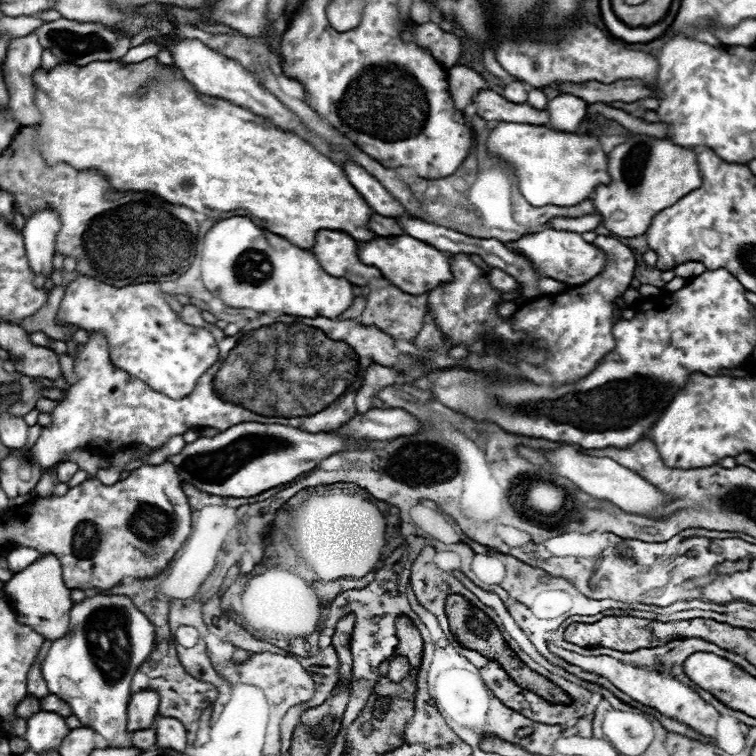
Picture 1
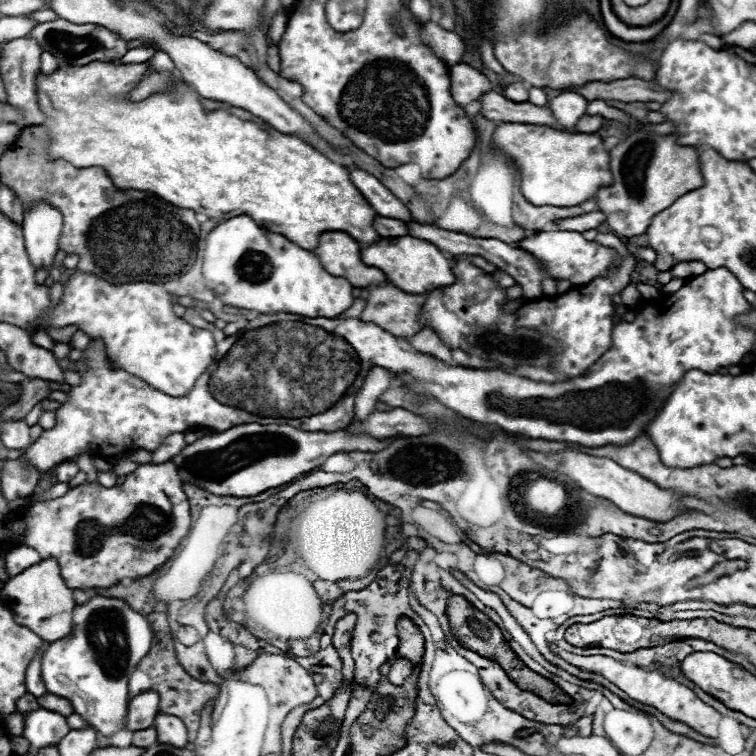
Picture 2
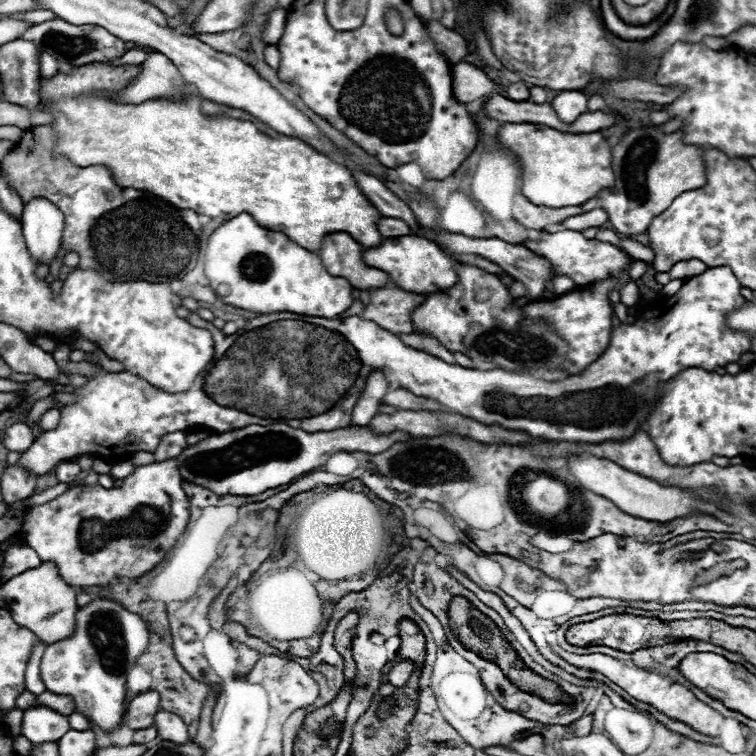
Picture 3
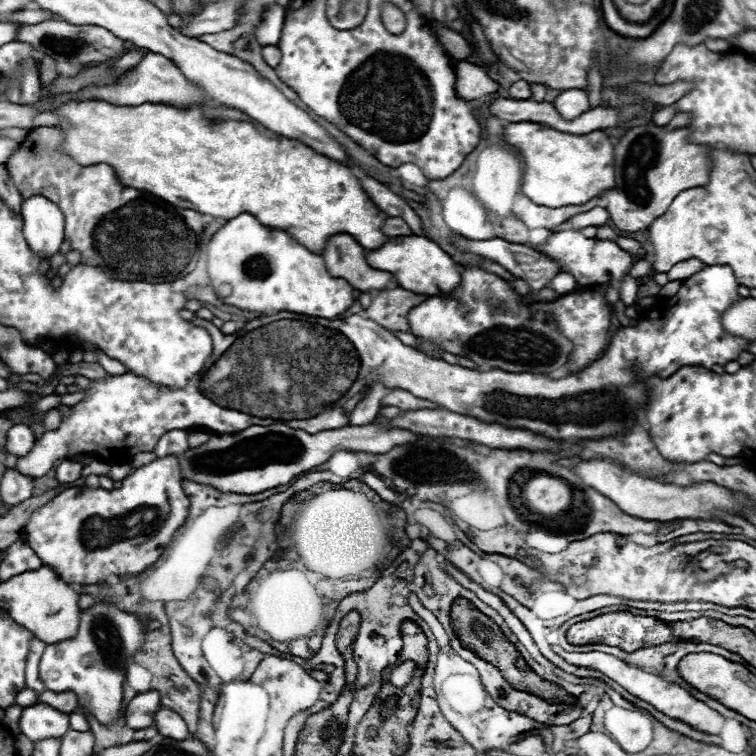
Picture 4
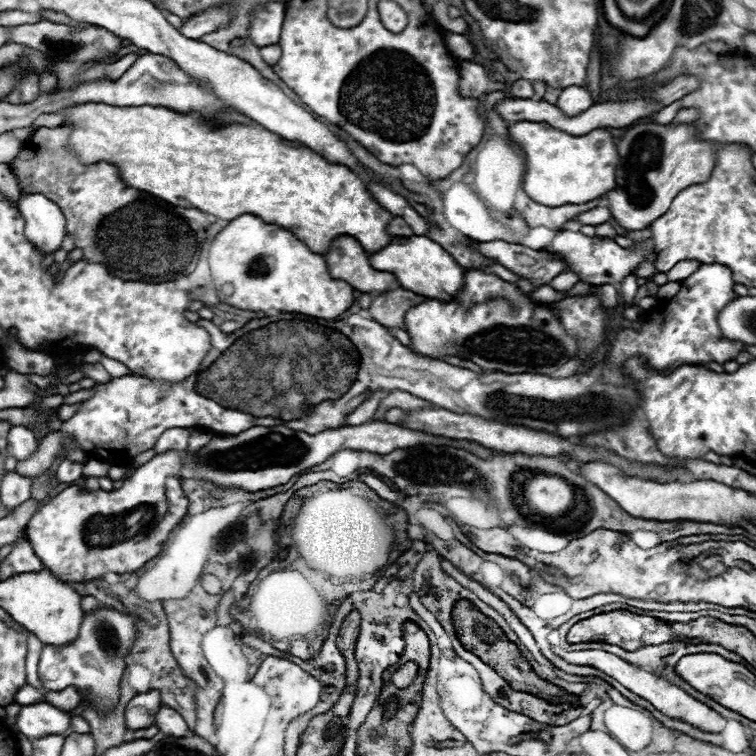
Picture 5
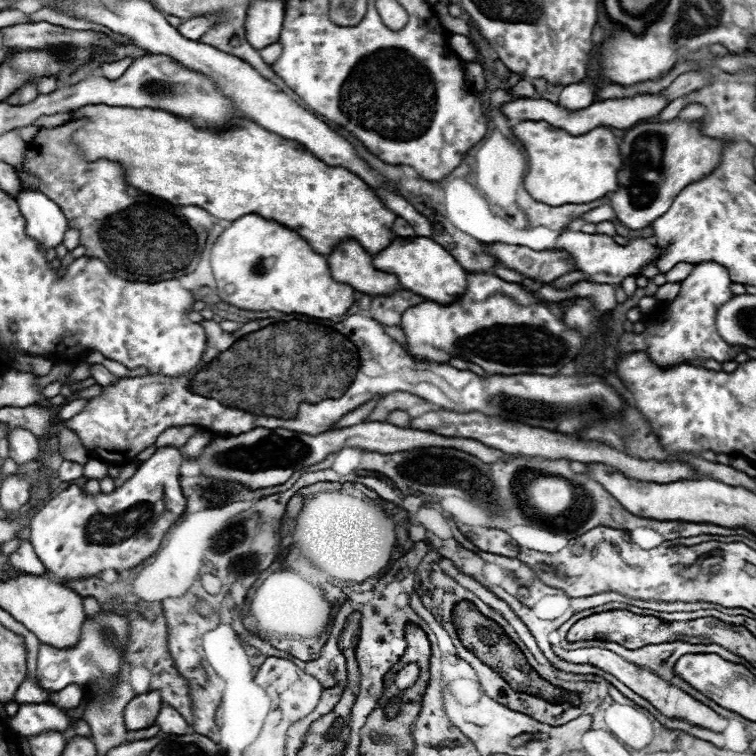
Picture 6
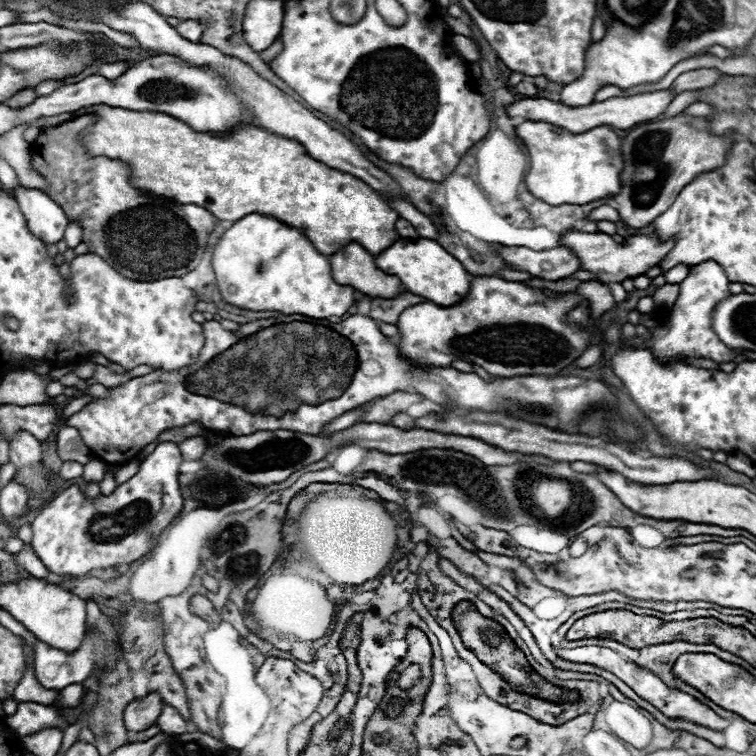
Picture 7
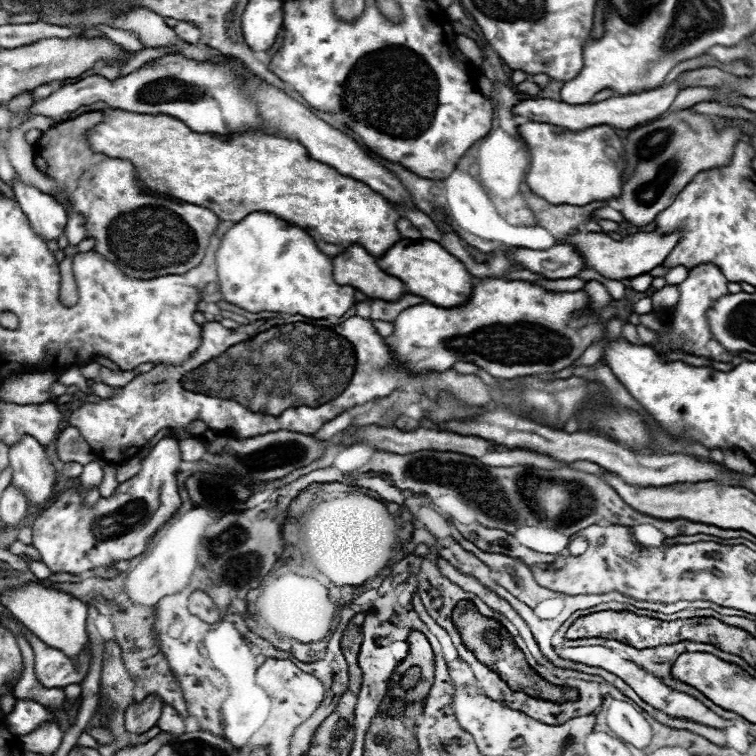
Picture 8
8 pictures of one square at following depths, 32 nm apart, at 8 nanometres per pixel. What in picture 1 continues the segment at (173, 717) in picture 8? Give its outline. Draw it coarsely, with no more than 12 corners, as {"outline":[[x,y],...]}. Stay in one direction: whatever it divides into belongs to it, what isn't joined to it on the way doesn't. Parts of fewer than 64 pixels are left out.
{"outline":[[156,718],[156,744],[184,750],[186,728],[176,718]]}

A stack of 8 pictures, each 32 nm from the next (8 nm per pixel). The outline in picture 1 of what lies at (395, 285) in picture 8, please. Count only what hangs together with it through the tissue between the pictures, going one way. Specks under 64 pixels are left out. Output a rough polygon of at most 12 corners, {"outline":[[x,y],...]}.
{"outline":[[320,230],[312,248],[320,266],[356,286],[384,278],[358,258],[346,232]]}

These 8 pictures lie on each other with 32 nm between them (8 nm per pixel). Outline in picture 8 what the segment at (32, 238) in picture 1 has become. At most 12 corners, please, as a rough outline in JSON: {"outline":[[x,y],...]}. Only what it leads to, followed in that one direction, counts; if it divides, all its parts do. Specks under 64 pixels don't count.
{"outline":[[14,178],[14,194],[30,226],[58,240],[66,210],[34,186]]}

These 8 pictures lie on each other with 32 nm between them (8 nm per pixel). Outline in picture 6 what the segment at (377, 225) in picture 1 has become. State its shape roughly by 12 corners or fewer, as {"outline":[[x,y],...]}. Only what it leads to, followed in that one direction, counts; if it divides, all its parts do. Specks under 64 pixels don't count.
{"outline":[[396,218],[392,232],[398,236],[416,236],[404,218]]}

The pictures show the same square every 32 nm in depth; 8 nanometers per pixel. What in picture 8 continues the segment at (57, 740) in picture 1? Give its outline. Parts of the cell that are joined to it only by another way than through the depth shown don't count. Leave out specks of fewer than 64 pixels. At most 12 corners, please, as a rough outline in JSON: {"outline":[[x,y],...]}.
{"outline":[[16,700],[6,716],[12,734],[30,734],[54,718],[36,700]]}

